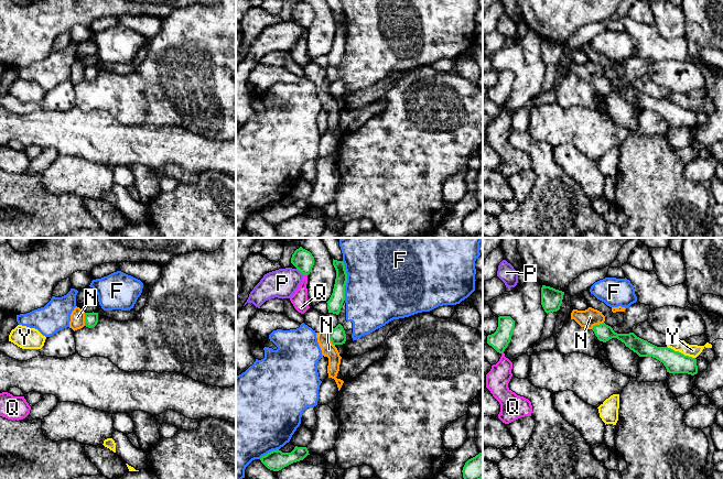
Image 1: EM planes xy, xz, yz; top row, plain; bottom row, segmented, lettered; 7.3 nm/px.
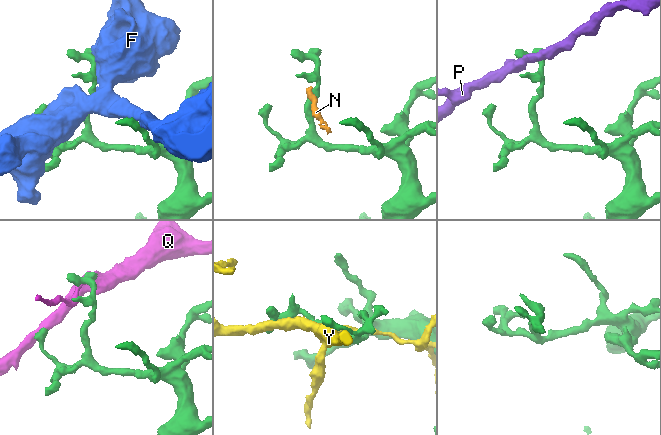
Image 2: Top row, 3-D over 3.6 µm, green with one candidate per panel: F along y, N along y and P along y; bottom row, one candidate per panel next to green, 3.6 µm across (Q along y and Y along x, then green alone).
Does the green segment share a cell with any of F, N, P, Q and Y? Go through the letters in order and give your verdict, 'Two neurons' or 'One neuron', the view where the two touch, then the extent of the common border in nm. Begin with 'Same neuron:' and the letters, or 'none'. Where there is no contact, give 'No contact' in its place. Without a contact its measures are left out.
Same neuron: none
F: Two neurons. Touches green in xz. Shared border 280 nm
N: Two neurons. Touches green in xz. Shared border 120 nm
P: Two neurons. Touches green in xz. Shared border 70 nm
Q: Two neurons. Touches green in xz. Shared border 40 nm
Y: Two neurons. Touches green in yz. Shared border 220 nm

